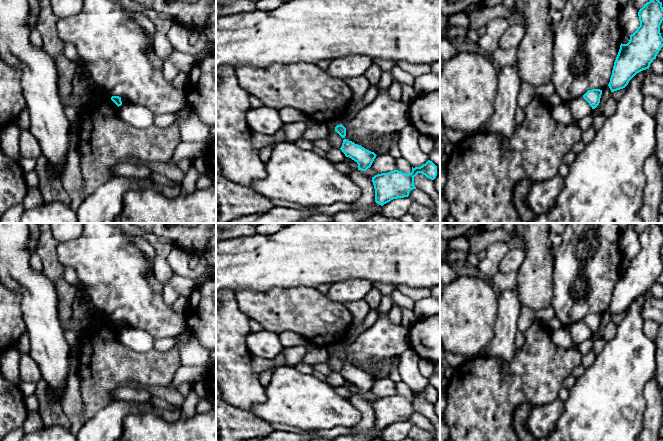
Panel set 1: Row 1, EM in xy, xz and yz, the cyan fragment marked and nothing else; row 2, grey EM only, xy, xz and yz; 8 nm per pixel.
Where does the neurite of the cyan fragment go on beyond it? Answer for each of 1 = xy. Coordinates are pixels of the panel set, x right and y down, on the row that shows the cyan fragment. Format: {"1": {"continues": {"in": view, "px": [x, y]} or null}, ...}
{"1": {"continues": null}}

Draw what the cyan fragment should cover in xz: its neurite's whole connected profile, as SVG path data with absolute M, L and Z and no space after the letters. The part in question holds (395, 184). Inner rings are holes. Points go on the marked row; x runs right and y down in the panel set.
M430 160L420 167L412 167L411 173L398 170L377 174L372 177L375 189L375 202L383 206L393 199L408 197L411 190L416 189L414 177L422 173L434 180L437 176L437 166Z

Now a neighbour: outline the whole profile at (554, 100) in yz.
M556 93L551 96L544 97L542 101L549 108L556 107L563 103L562 99Z

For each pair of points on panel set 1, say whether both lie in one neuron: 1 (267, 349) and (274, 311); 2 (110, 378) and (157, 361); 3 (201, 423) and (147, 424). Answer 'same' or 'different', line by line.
1: different
2: same
3: same

